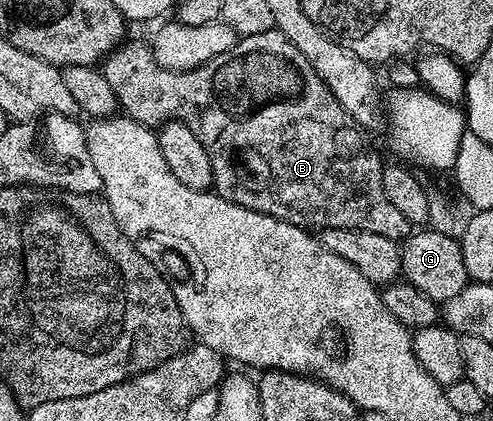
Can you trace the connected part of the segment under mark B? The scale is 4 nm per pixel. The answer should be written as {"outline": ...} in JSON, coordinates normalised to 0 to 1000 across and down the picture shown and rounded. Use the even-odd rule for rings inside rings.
{"outline":[[[556,71],[533,81],[491,86],[469,119],[446,124],[442,133],[428,138],[416,152],[406,152],[404,159],[377,171],[325,162],[310,145],[310,116],[300,102],[284,105],[278,95],[266,95],[239,105],[203,154],[201,166],[213,178],[217,204],[225,204],[252,273],[264,276],[268,285],[304,299],[327,299],[337,287],[377,295],[394,314],[398,328],[404,328],[404,337],[420,361],[420,373],[428,380],[430,454],[438,456],[442,466],[454,475],[477,480],[501,499],[517,499],[525,508],[566,518],[584,532],[633,537],[643,546],[655,542],[753,546],[753,556],[777,556],[777,565],[793,565],[807,575],[819,572],[822,563],[830,558],[834,534],[817,508],[793,489],[791,473],[785,470],[783,454],[777,451],[777,413],[773,409],[777,382],[773,385],[771,375],[748,354],[748,342],[740,335],[742,316],[732,297],[716,287],[712,271],[704,271],[704,261],[696,261],[696,252],[688,252],[688,242],[675,230],[671,214],[663,214],[663,204],[647,185],[647,176],[639,176],[631,147],[623,147],[623,138],[615,138],[615,128],[606,128],[606,119],[598,119],[598,109],[572,76]]]}

